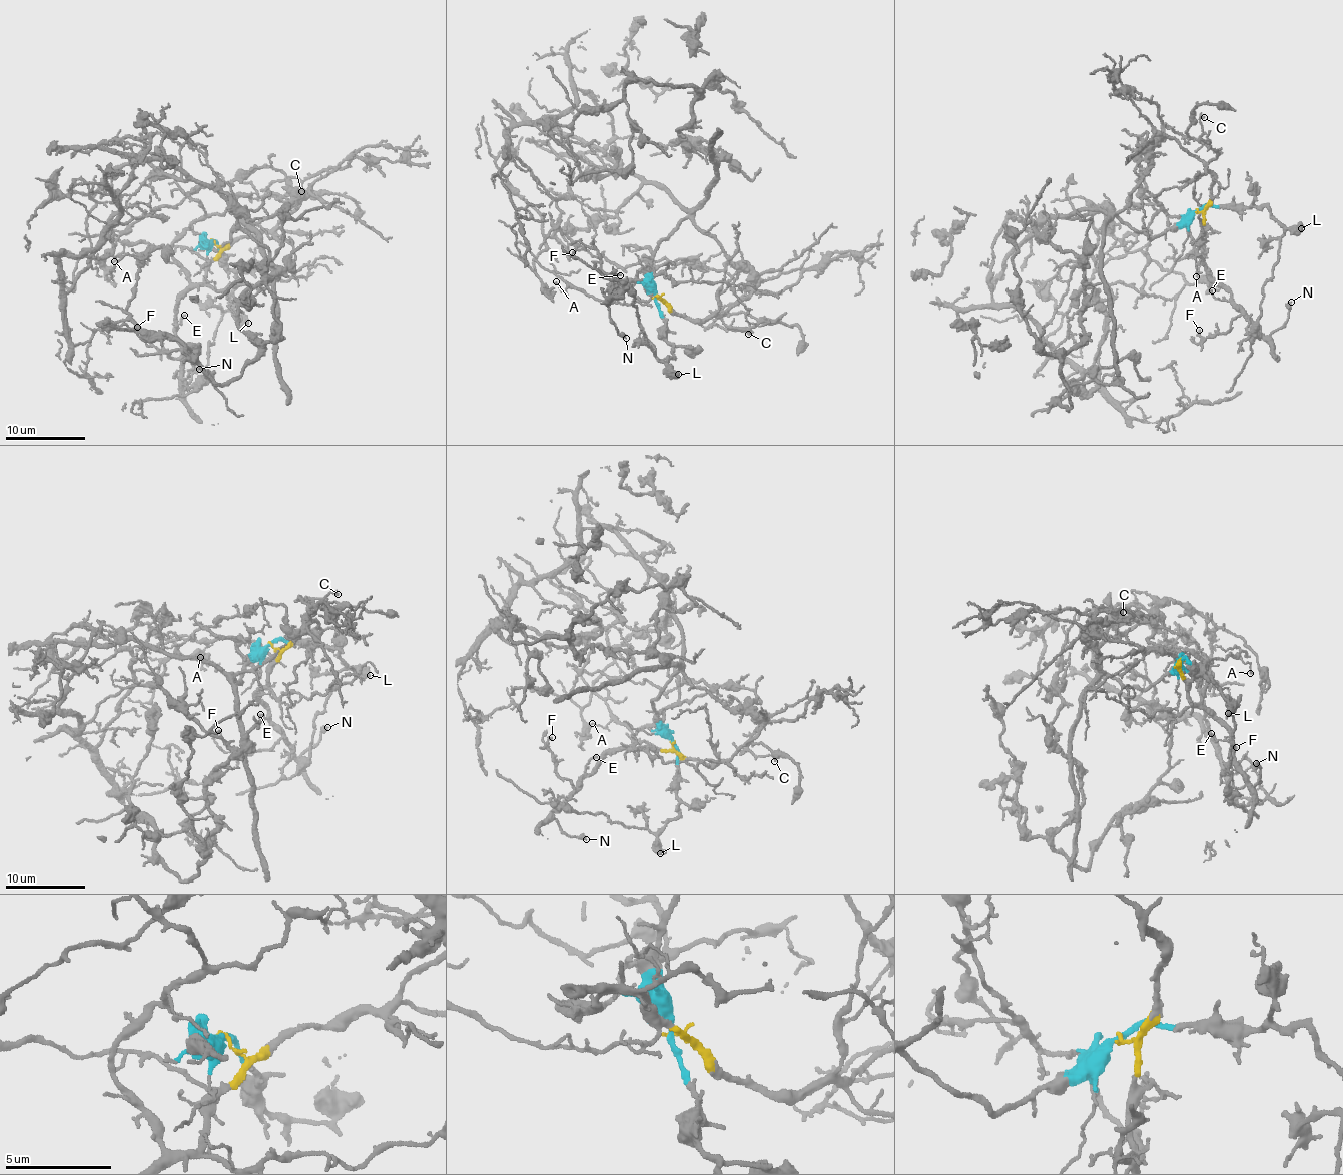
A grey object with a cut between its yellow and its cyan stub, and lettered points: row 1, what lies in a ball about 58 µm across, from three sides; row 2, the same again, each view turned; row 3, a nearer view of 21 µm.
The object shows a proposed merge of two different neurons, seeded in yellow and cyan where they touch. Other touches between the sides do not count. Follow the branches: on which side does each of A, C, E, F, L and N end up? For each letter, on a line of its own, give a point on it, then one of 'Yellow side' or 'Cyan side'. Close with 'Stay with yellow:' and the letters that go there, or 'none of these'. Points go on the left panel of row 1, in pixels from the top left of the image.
A: Place: (114, 261). Yellow side
C: Place: (301, 191). Cyan side
E: Place: (184, 315). Yellow side
F: Place: (137, 327). Yellow side
L: Place: (248, 323). Cyan side
N: Place: (199, 369). Yellow side
Stay with yellow: A, E, F, N

